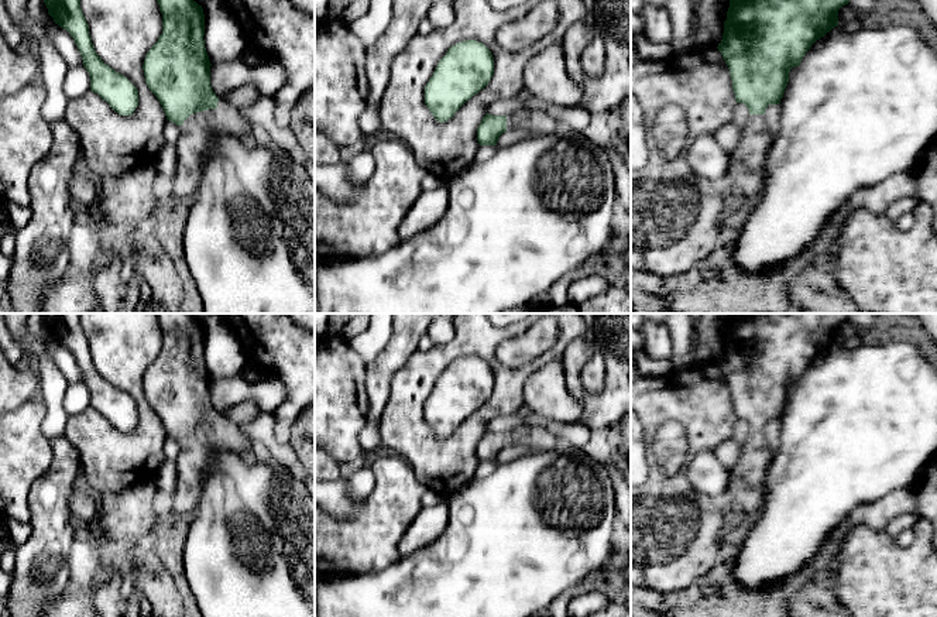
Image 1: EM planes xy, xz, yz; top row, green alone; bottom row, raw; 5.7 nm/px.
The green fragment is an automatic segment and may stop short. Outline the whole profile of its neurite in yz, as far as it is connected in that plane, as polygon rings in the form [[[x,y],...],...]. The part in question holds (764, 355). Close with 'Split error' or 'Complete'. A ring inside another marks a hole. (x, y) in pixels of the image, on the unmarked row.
[[[762,313],[730,316],[723,356],[718,360],[732,397],[737,419],[744,419],[749,435],[741,445],[739,459],[730,470],[725,510],[758,513],[765,500],[765,473],[772,449],[765,438],[769,421],[779,421],[789,398],[789,388],[799,383],[811,361],[838,342],[838,326],[852,313]]]. Split error

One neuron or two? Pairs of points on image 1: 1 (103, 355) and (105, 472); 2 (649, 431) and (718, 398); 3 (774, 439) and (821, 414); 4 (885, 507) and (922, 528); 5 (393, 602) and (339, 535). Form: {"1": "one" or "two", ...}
{"1": "one", "2": "one", "3": "two", "4": "two", "5": "two"}

